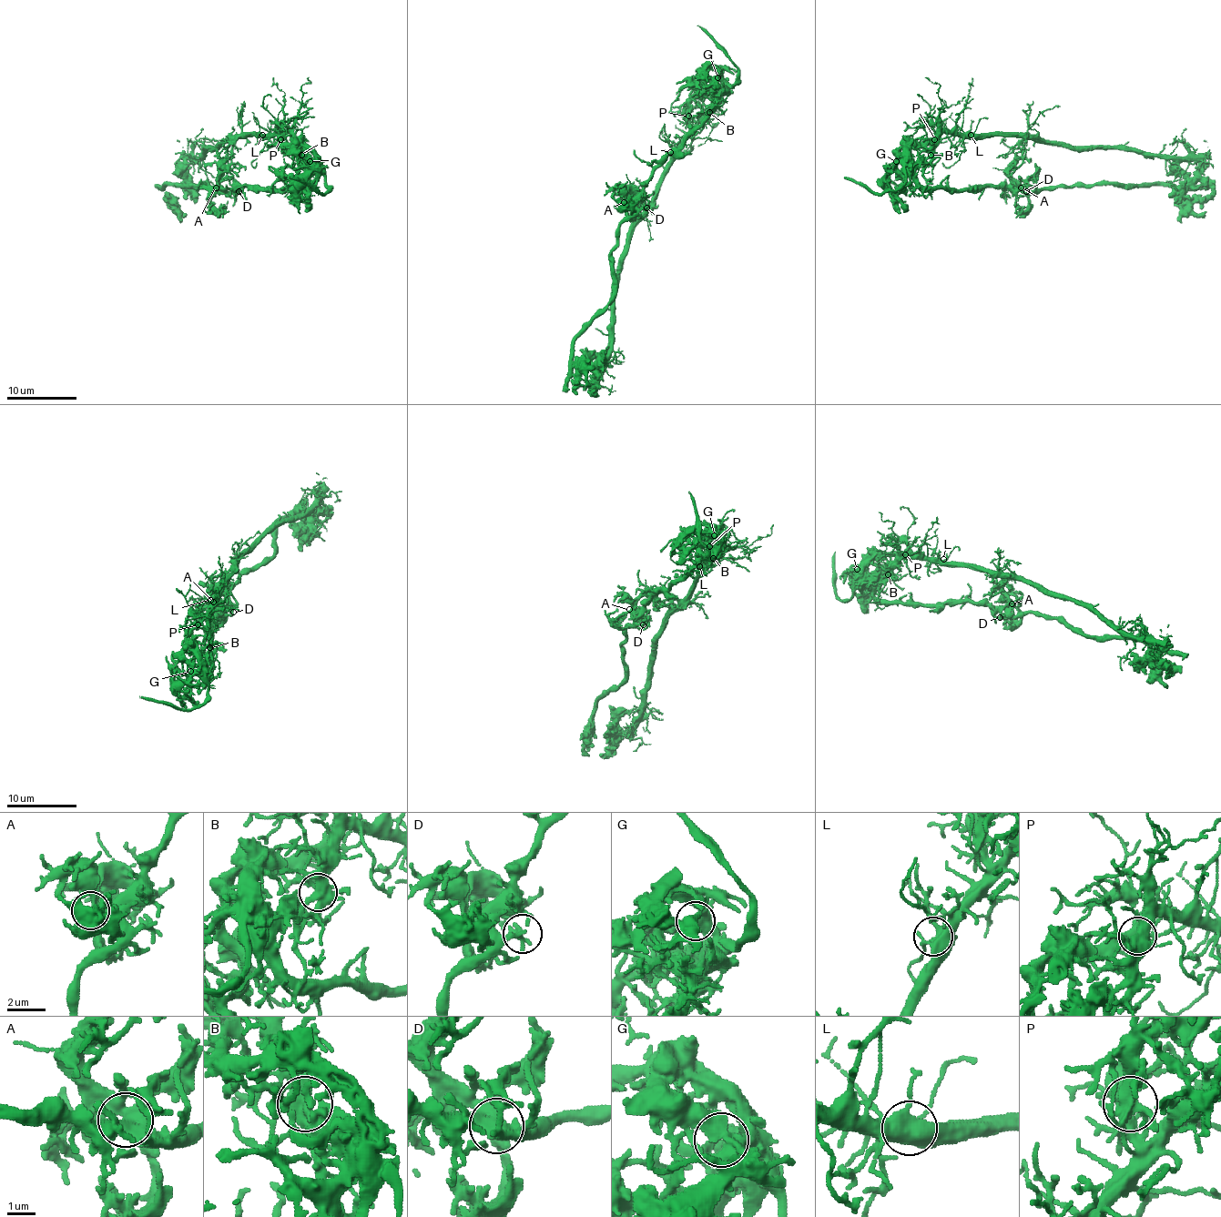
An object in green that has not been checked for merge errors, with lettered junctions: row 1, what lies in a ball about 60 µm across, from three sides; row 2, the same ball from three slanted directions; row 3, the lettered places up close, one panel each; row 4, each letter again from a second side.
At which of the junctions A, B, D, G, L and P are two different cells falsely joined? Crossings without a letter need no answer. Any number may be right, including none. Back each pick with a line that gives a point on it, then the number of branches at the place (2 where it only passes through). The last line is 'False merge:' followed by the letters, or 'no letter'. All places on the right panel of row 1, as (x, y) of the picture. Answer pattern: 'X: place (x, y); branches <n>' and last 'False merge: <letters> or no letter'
B: place (931, 155); branches 7
P: place (934, 139); branches 7
False merge: B, P

